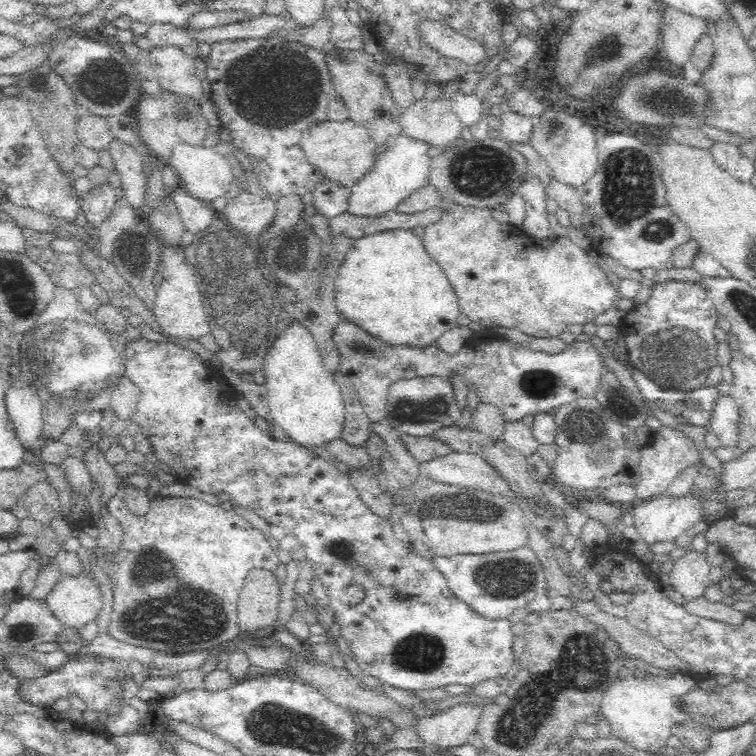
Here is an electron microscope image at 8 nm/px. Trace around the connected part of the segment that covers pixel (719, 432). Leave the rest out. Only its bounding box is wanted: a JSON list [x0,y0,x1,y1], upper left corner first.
[708,396,740,447]

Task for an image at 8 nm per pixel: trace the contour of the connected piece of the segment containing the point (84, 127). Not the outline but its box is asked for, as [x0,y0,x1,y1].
[77,112,113,153]

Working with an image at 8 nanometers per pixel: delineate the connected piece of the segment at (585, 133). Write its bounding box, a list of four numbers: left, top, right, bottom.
[530,108,597,189]

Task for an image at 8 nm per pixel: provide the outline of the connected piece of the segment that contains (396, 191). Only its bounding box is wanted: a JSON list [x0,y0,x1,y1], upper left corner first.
[348,136,429,218]

